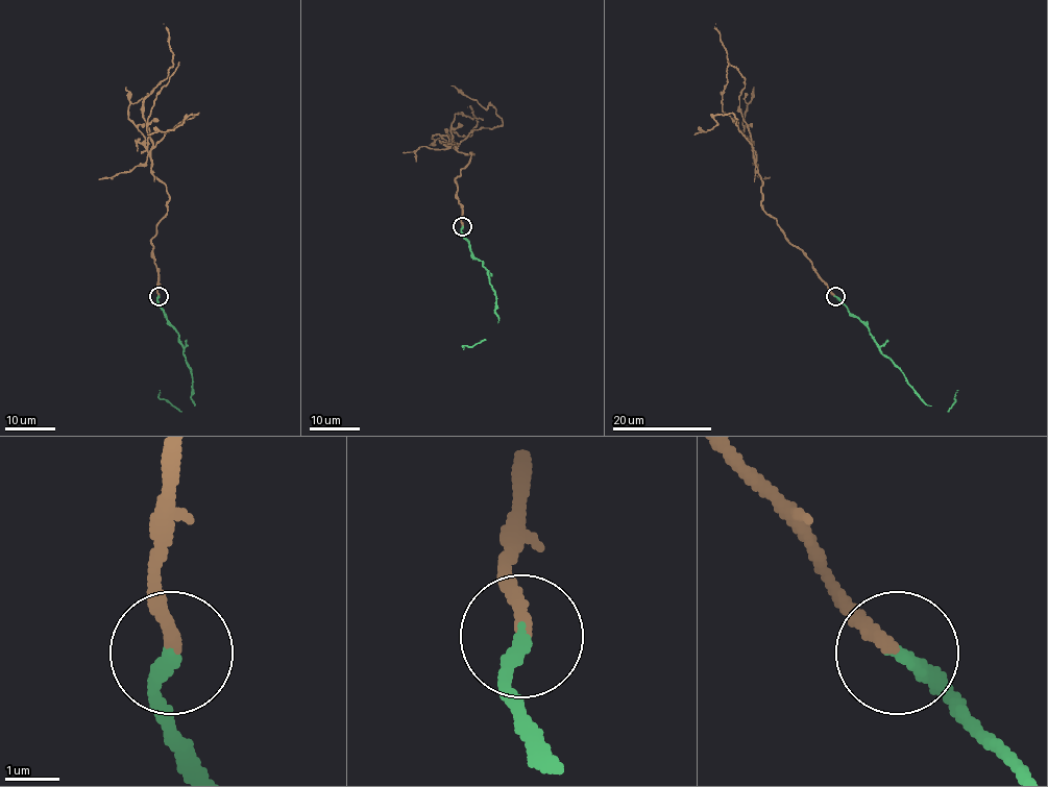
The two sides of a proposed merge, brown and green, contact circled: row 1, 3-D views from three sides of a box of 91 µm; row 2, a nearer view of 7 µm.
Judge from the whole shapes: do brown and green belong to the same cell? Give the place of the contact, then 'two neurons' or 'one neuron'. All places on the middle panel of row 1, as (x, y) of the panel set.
at (462, 226); two neurons

